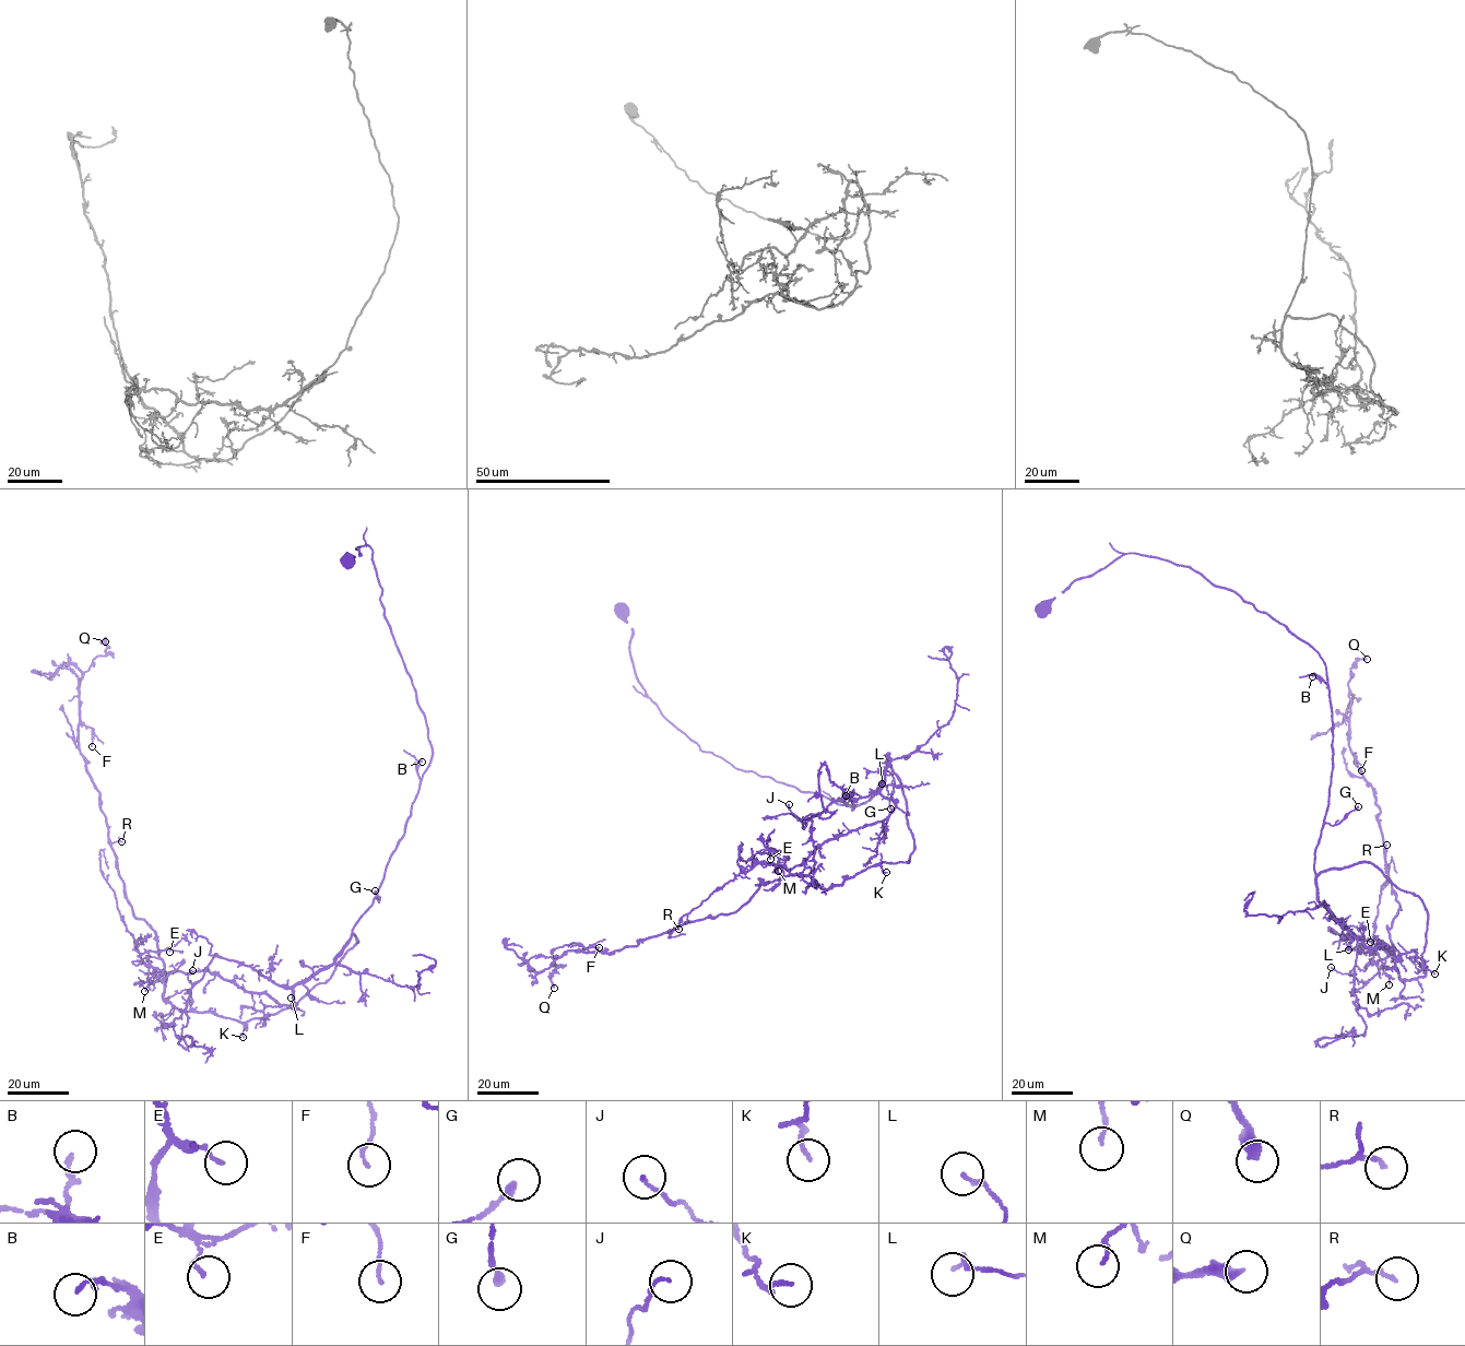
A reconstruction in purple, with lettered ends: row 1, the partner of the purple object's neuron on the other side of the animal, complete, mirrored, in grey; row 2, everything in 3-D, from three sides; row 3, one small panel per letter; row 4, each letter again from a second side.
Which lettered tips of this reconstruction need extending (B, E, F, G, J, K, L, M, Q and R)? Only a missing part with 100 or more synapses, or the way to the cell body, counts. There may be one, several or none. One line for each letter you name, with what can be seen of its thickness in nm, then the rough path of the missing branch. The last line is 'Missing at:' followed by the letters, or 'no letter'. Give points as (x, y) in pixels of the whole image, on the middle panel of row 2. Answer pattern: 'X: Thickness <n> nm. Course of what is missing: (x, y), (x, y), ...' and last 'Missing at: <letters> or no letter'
Missing at: no letter

